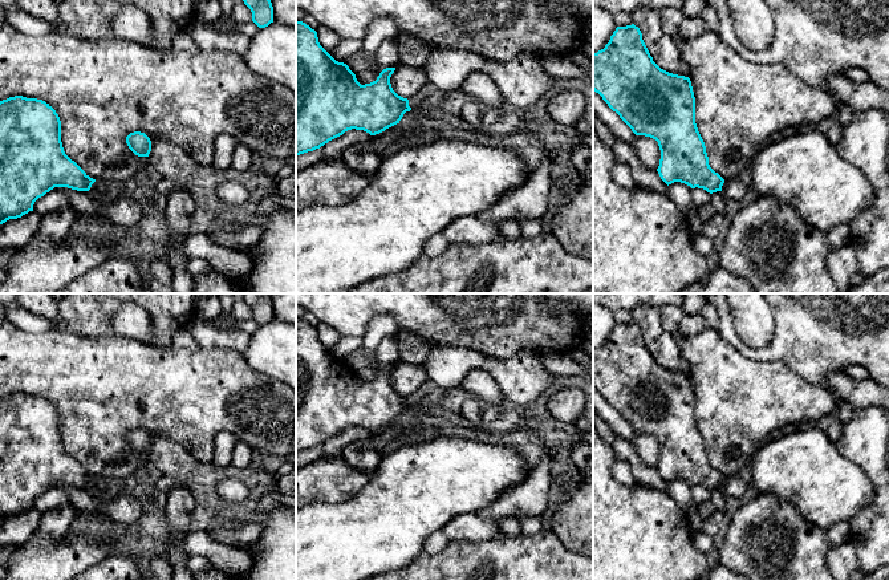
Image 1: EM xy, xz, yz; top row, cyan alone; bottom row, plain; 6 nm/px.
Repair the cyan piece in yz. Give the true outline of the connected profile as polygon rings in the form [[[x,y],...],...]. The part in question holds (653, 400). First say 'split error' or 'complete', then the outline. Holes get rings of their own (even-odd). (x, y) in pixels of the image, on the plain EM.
complete; [[[634,321],[617,324],[605,345],[593,350],[593,388],[636,433],[658,439],[661,457],[657,469],[667,483],[681,479],[710,491],[722,488],[724,476],[710,465],[706,443],[695,421],[695,394],[690,376],[661,366]]]

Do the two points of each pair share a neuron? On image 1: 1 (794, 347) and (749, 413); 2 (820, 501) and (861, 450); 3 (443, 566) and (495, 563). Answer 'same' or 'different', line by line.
1: different
2: different
3: same

